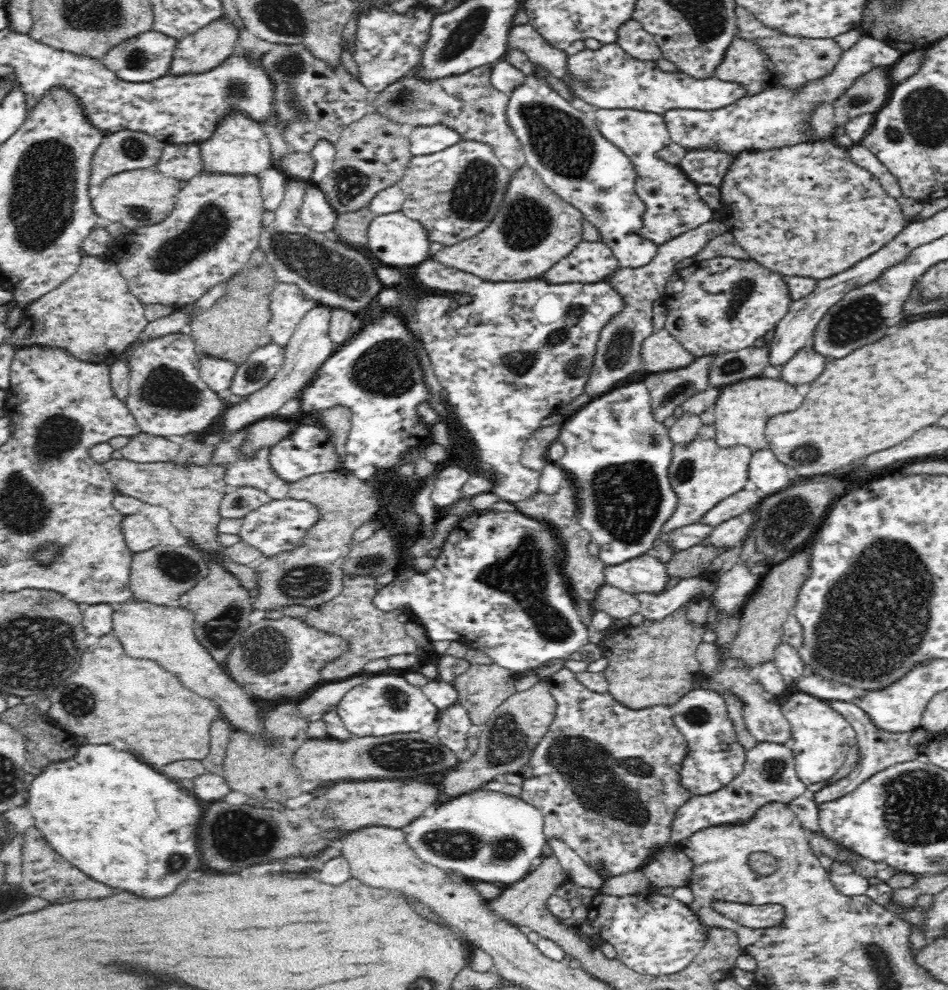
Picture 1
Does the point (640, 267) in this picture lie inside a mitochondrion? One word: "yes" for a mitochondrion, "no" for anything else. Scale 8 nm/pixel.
no

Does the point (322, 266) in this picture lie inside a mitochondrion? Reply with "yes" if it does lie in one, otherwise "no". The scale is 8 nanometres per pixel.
yes

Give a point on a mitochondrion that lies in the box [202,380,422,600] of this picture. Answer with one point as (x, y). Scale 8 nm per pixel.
(373, 563)

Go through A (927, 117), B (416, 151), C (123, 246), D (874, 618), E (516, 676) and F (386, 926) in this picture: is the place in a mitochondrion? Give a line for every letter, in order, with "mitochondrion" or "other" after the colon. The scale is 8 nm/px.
A: mitochondrion
B: other
C: other
D: mitochondrion
E: other
F: other

